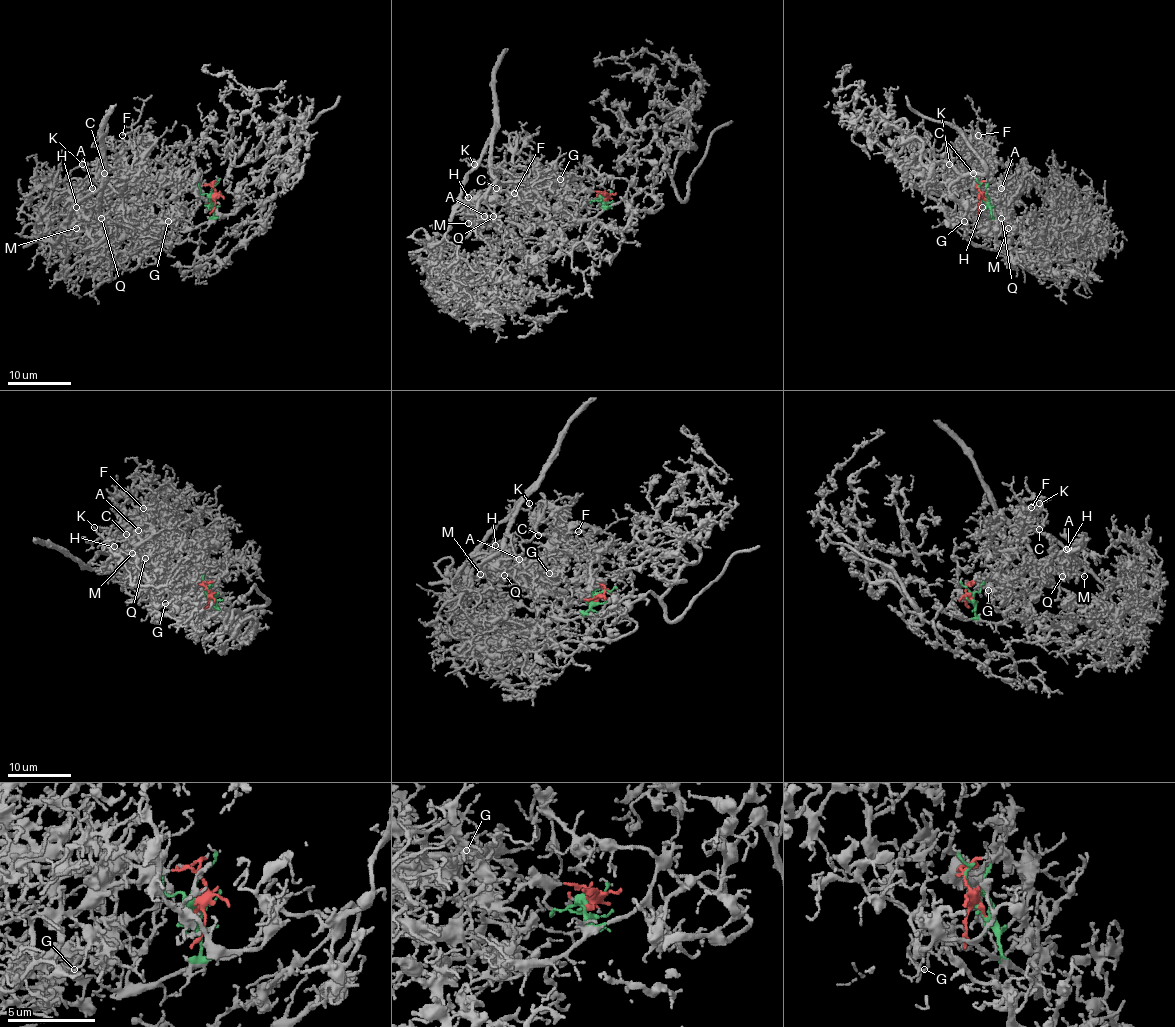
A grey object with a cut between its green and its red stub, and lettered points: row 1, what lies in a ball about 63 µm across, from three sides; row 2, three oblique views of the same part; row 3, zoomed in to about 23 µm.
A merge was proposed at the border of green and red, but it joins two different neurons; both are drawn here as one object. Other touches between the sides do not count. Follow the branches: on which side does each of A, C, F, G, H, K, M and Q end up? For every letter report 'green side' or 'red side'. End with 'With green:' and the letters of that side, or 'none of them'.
A: red side
C: red side
F: red side
G: red side
H: red side
K: red side
M: red side
Q: red side
With green: none of them

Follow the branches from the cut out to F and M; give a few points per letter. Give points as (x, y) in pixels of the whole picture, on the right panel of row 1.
F: (984, 198), (976, 185), (981, 198), (970, 201), (965, 196), (965, 175), (976, 164), (978, 135)
M: (984, 198), (976, 185), (981, 198), (965, 196), (970, 182), (991, 199), (995, 190), (1005, 198), (1008, 228)

